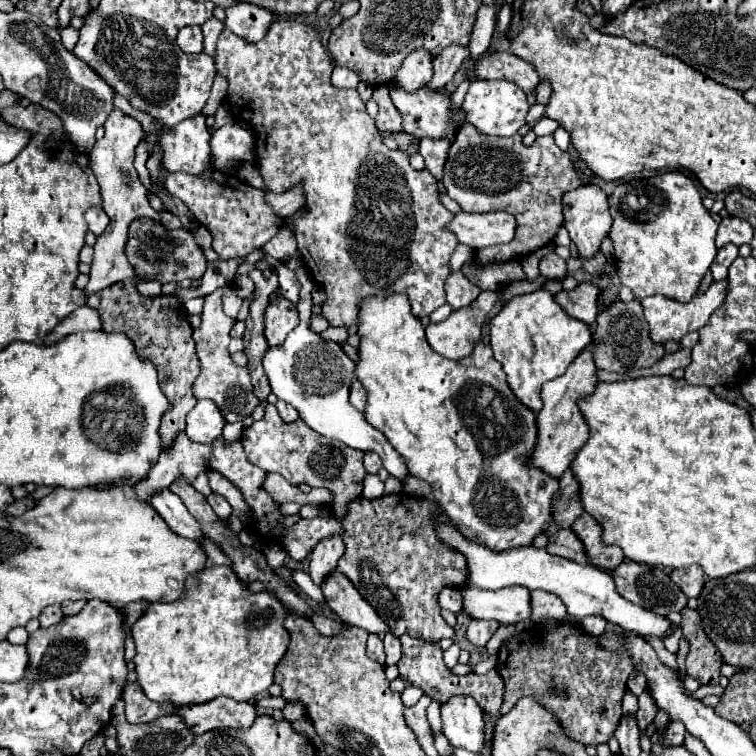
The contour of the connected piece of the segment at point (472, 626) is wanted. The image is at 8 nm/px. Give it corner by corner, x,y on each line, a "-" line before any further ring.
469,622
469,626
467,626
467,640
473,646
483,648
497,628
499,628
497,622

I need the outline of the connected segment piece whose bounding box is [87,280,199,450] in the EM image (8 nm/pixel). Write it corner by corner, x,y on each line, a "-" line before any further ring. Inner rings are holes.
129,280
129,282
113,284
97,294
91,294
87,298
87,306
99,312
103,332
123,332
135,344
137,356
141,360
149,360
157,368
159,386
171,402
171,408
161,416
161,426
159,426
161,448
167,450
177,438
177,434
185,430
185,416
197,402
193,398
191,384
197,378
199,366
197,366
195,342
191,338
193,330
189,326
187,312
183,308
181,298
177,298
175,294
145,298
137,292
135,284

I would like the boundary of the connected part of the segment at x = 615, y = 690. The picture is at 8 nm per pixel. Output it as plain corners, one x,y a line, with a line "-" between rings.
561,622
555,628
547,628
541,624
531,626
525,632
511,636
509,642
503,642
499,646
499,660
495,670
505,682
505,694
499,714
507,714
519,698
533,696
543,708
557,716
563,732
569,738
583,742
585,746
599,746
609,742
621,720
621,700
625,694
625,684
635,668
631,662
631,654
625,648
607,650
599,644
597,636
591,636
583,628
577,628
575,622

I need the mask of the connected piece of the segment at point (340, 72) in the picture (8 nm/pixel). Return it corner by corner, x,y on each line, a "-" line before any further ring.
335,66
335,70
333,70
333,84
337,88
357,88
359,78
357,78
357,74
353,70

